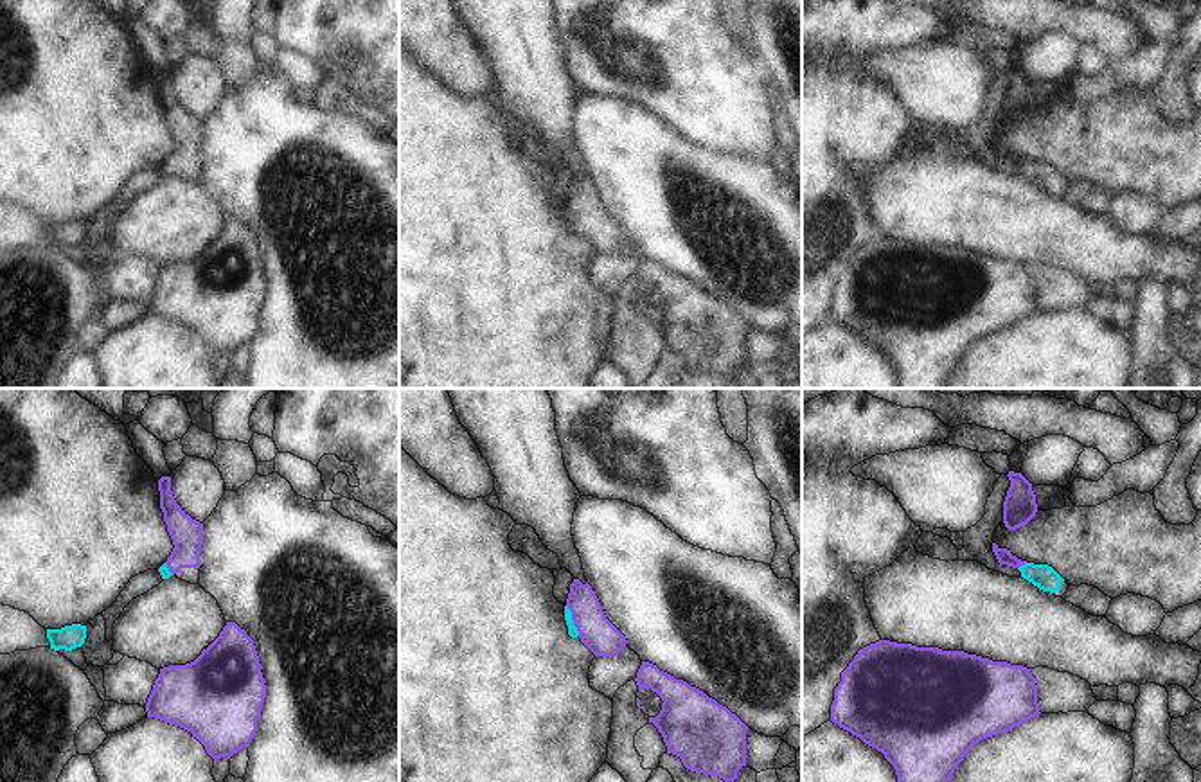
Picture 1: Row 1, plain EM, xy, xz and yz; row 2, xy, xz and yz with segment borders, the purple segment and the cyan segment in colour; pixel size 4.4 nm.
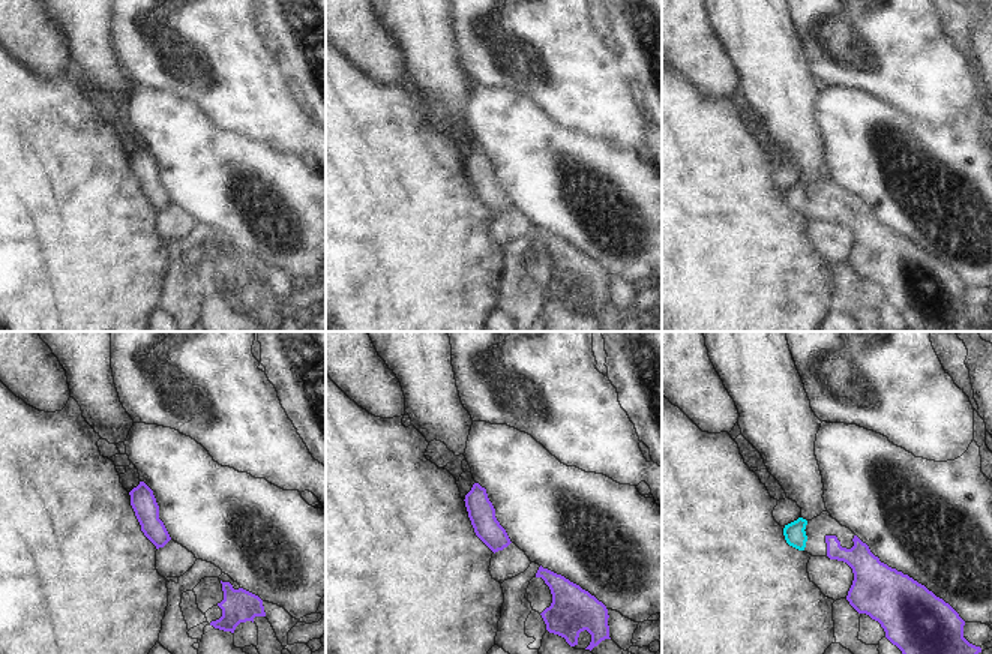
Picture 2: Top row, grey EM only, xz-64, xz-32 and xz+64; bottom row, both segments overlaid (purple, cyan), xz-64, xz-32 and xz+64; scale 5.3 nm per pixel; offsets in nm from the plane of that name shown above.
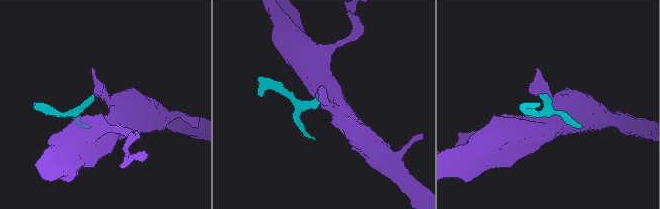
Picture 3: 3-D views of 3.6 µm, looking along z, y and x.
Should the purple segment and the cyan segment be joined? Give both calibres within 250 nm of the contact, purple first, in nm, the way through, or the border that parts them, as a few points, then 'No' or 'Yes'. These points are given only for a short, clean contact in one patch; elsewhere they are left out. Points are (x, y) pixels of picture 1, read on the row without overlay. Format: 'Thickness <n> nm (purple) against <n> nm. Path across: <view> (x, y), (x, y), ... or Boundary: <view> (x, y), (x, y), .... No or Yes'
Thickness 160 nm (purple) against 50 nm. Path across: xz (597, 231), (583, 216), (572, 216), (572, 227). Yes.

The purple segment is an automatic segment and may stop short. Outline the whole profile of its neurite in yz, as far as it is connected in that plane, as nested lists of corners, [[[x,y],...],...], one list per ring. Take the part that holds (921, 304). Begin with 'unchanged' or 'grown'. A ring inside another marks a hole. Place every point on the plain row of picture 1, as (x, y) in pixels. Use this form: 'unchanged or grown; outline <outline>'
unchanged; outline [[[879,237],[858,248],[834,286],[831,318],[876,345],[894,363],[897,388],[946,388],[967,349],[982,336],[1005,331],[1039,313],[1037,282],[1030,266],[992,259],[964,248],[917,244]]]

